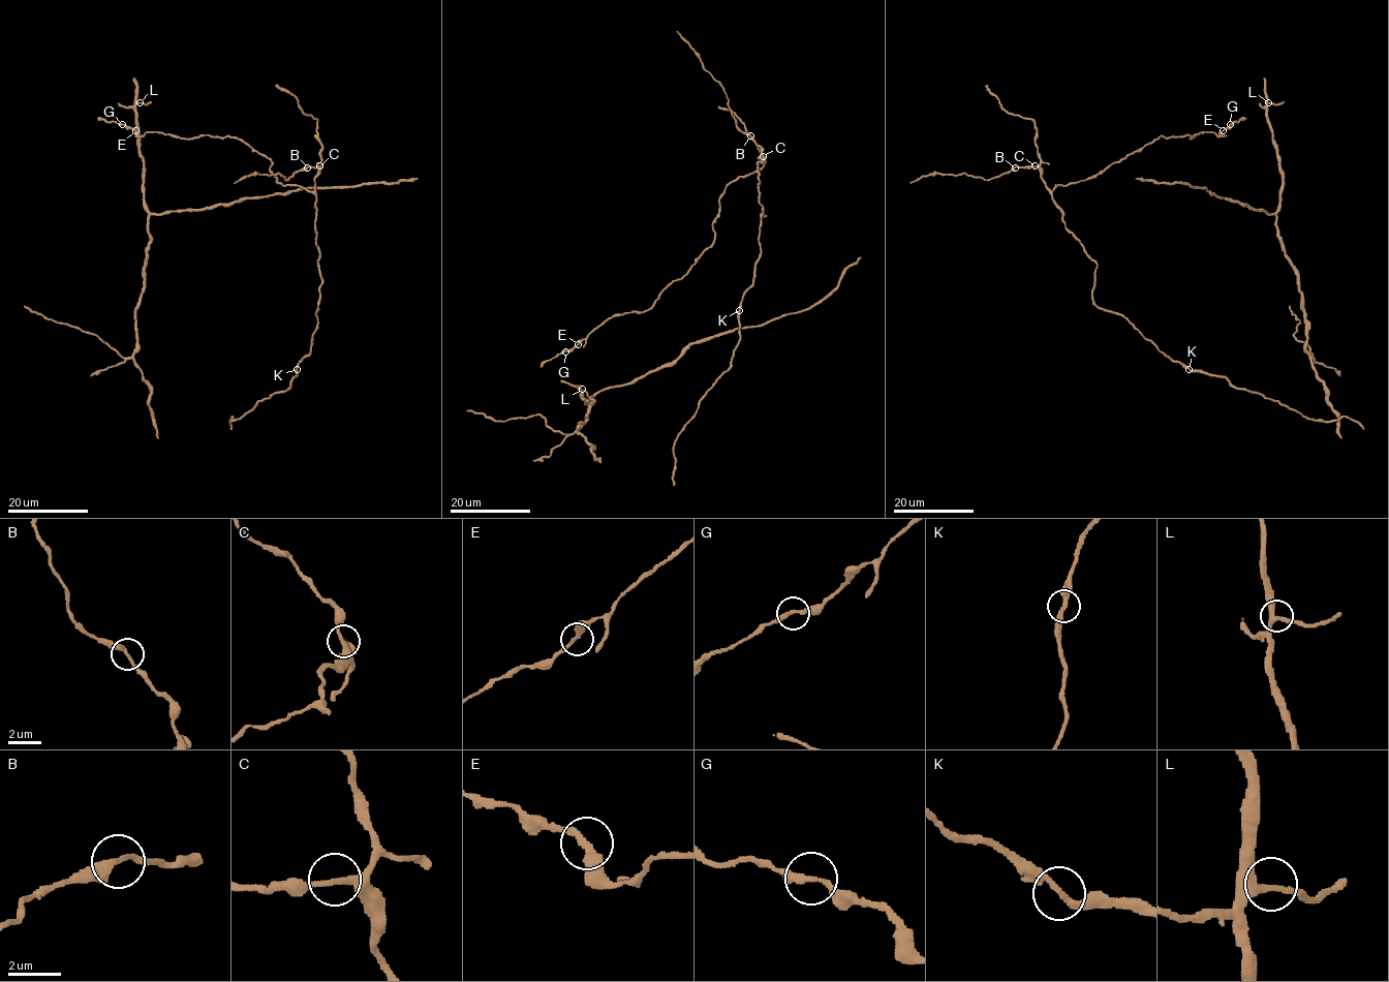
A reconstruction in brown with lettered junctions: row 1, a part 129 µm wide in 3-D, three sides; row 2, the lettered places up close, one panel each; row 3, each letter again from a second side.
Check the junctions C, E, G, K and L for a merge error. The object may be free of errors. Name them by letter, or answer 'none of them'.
none of them

